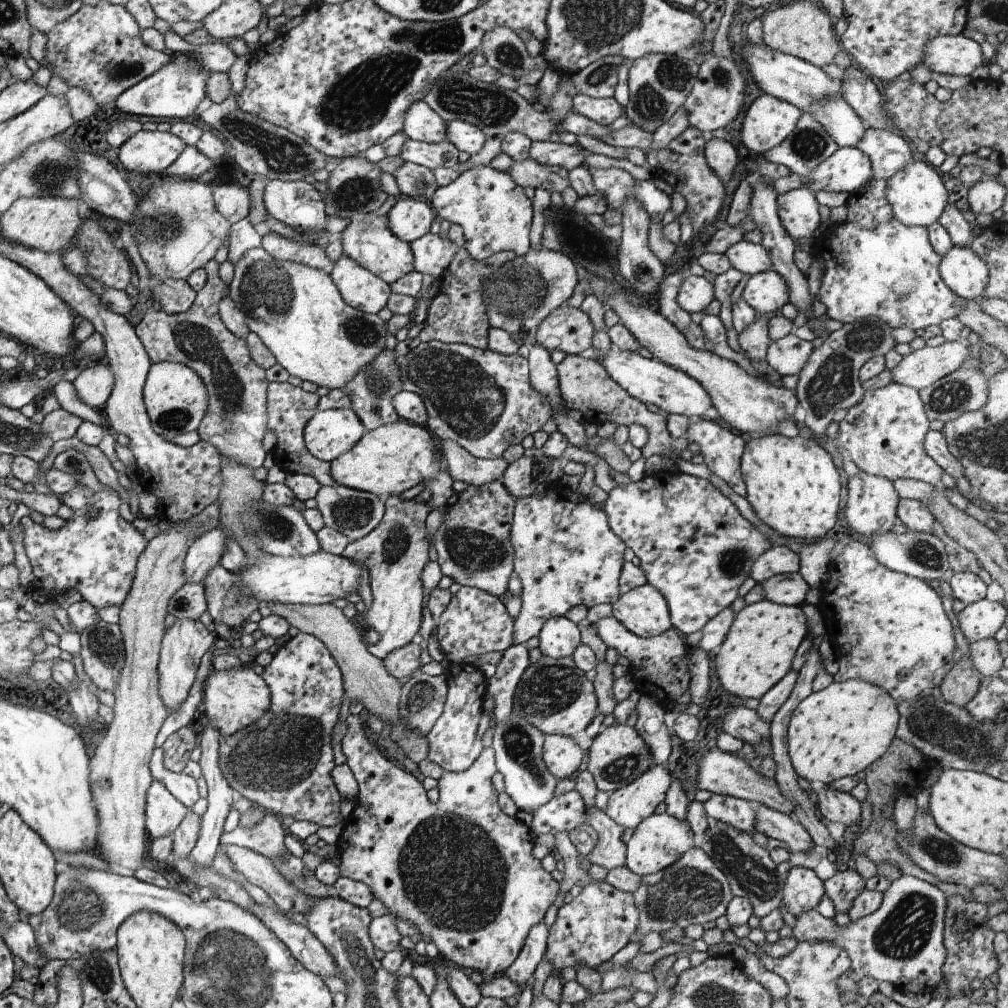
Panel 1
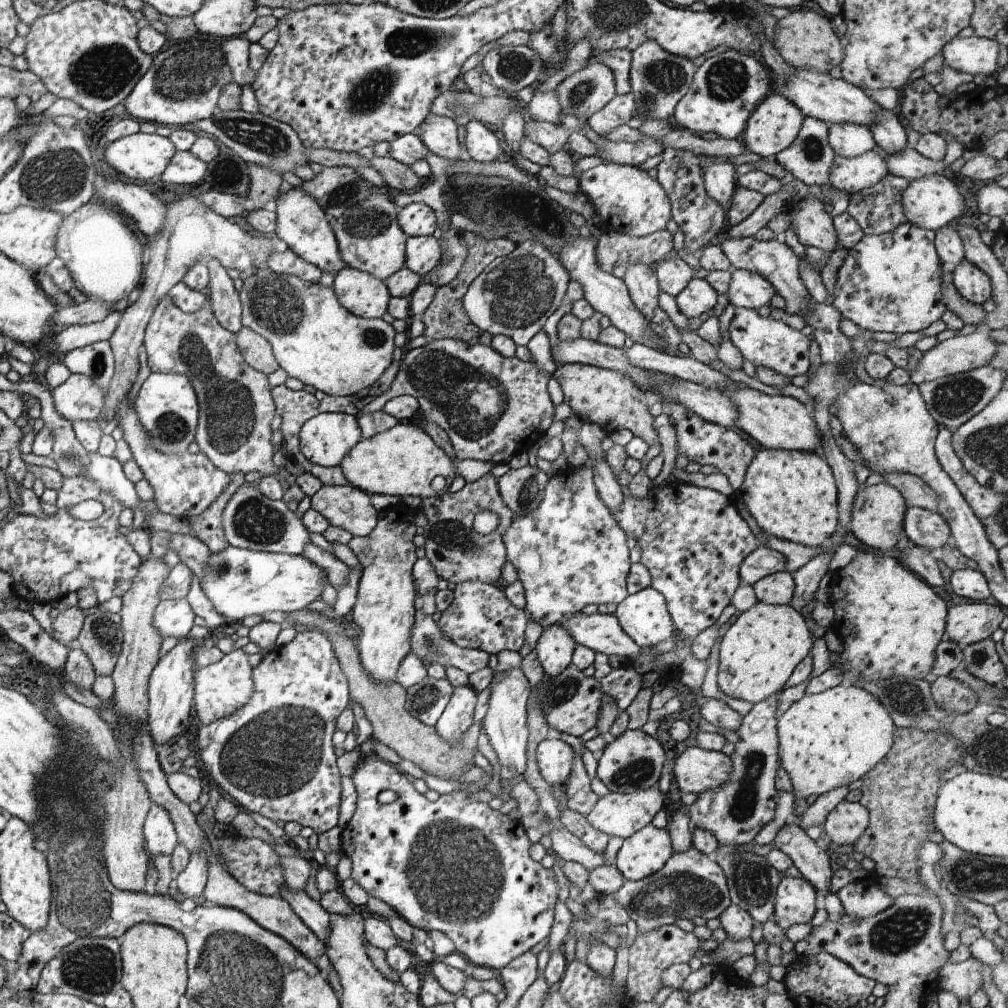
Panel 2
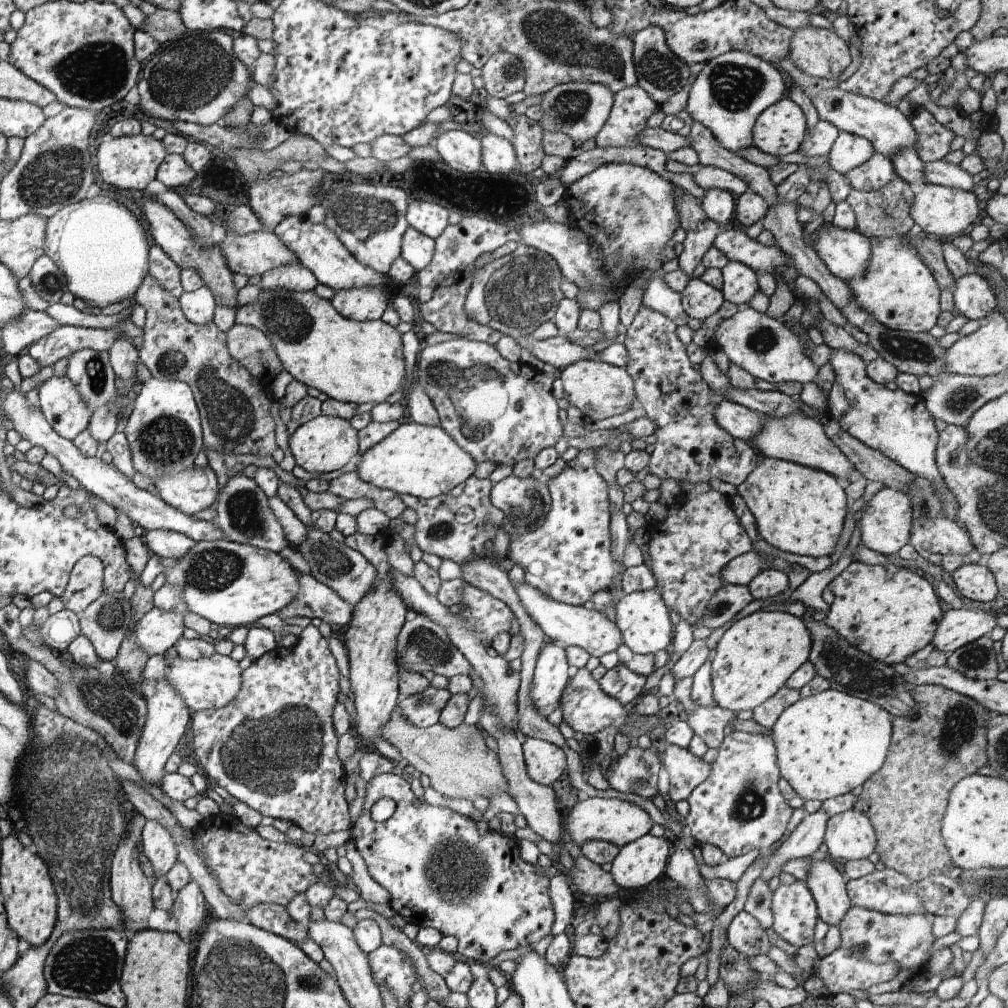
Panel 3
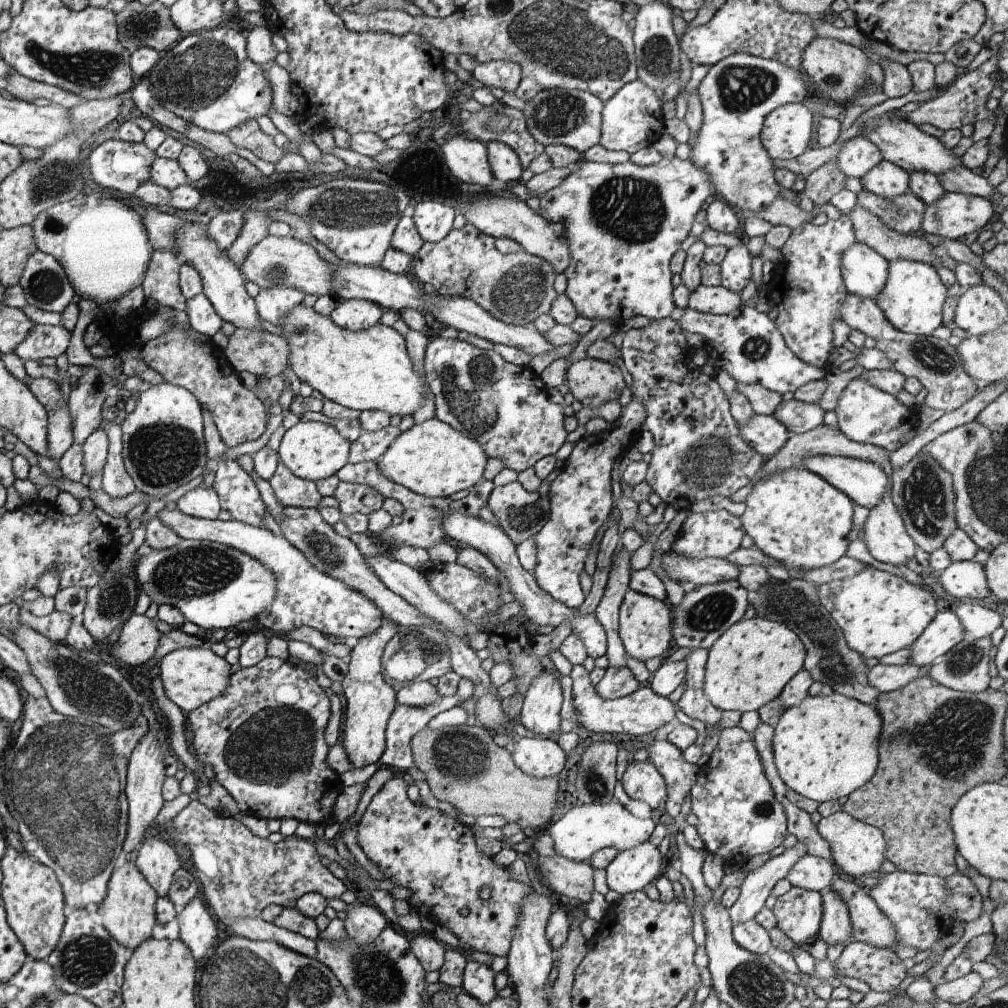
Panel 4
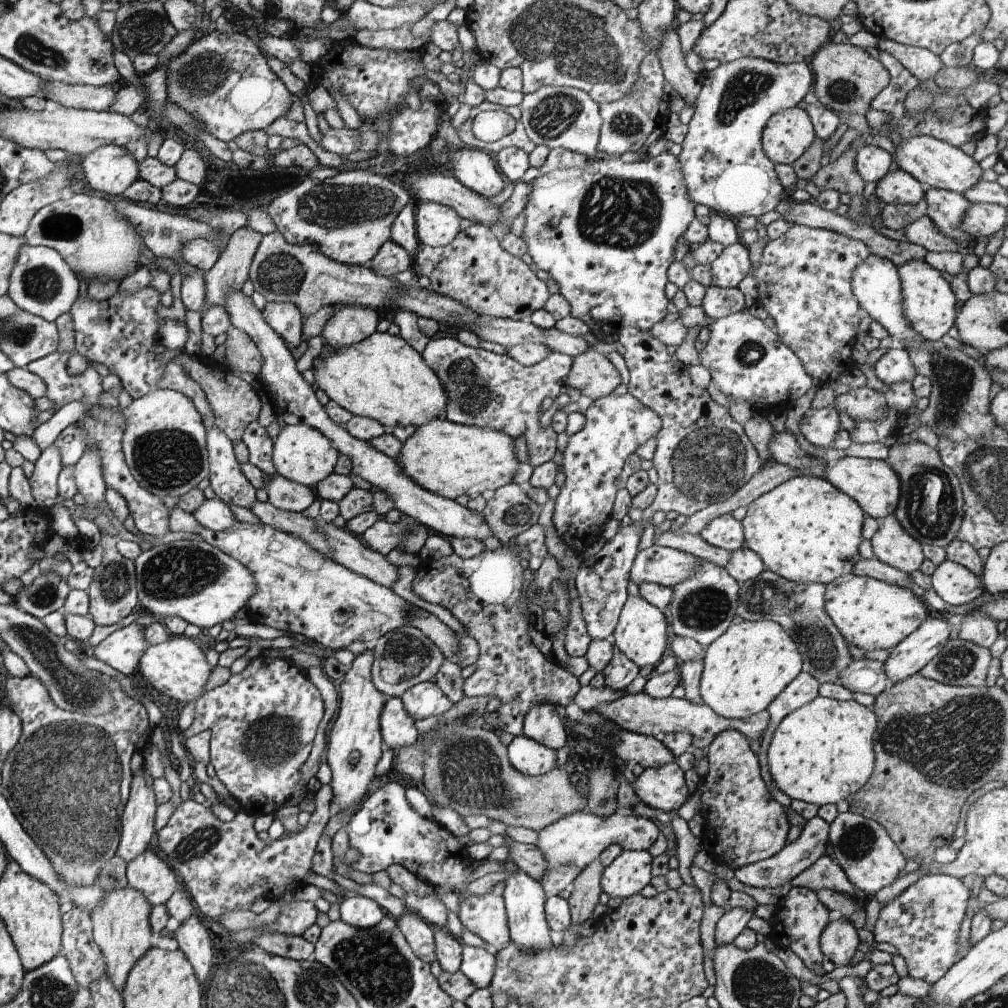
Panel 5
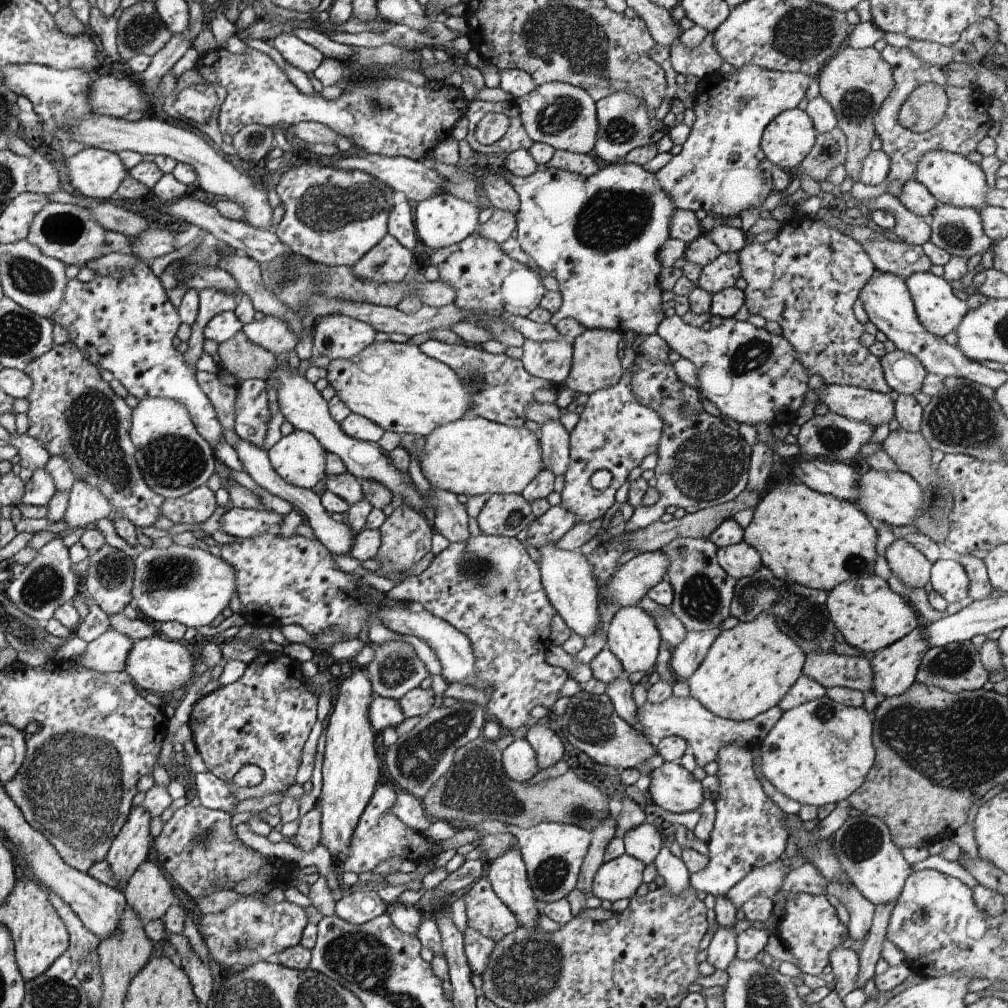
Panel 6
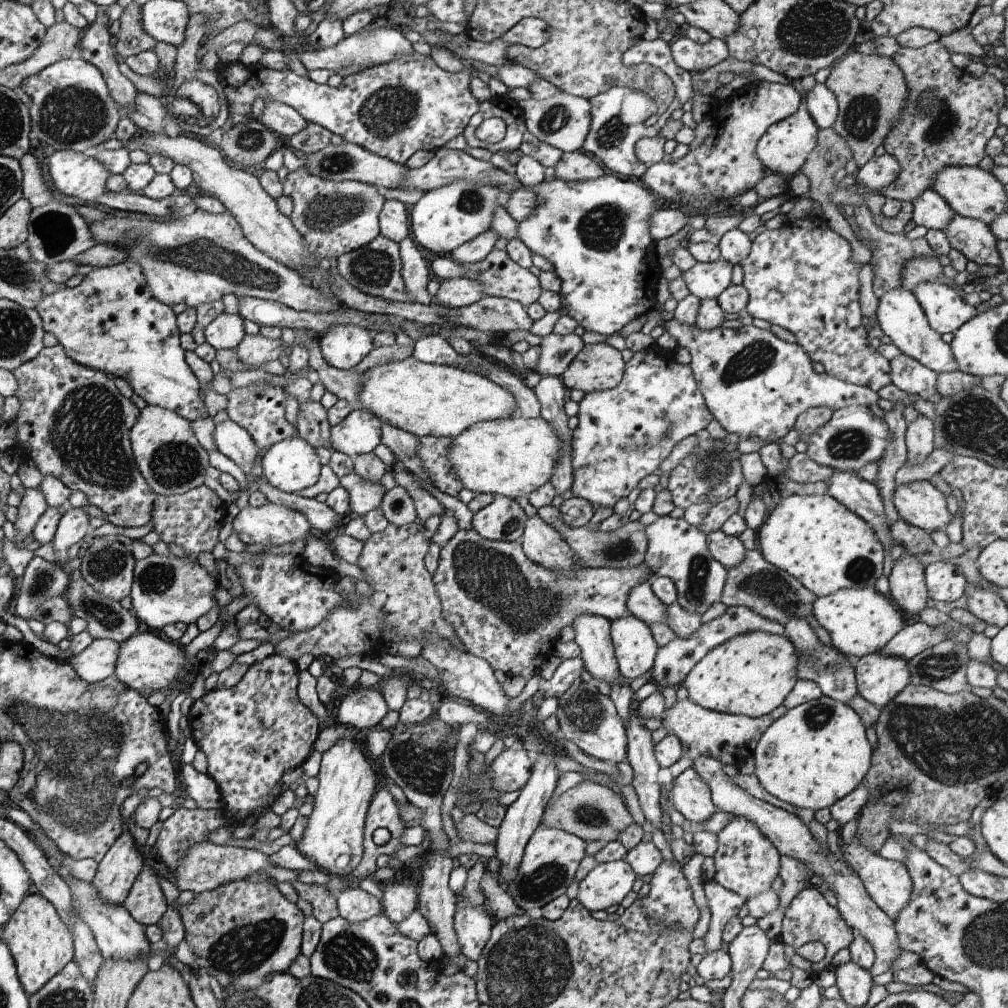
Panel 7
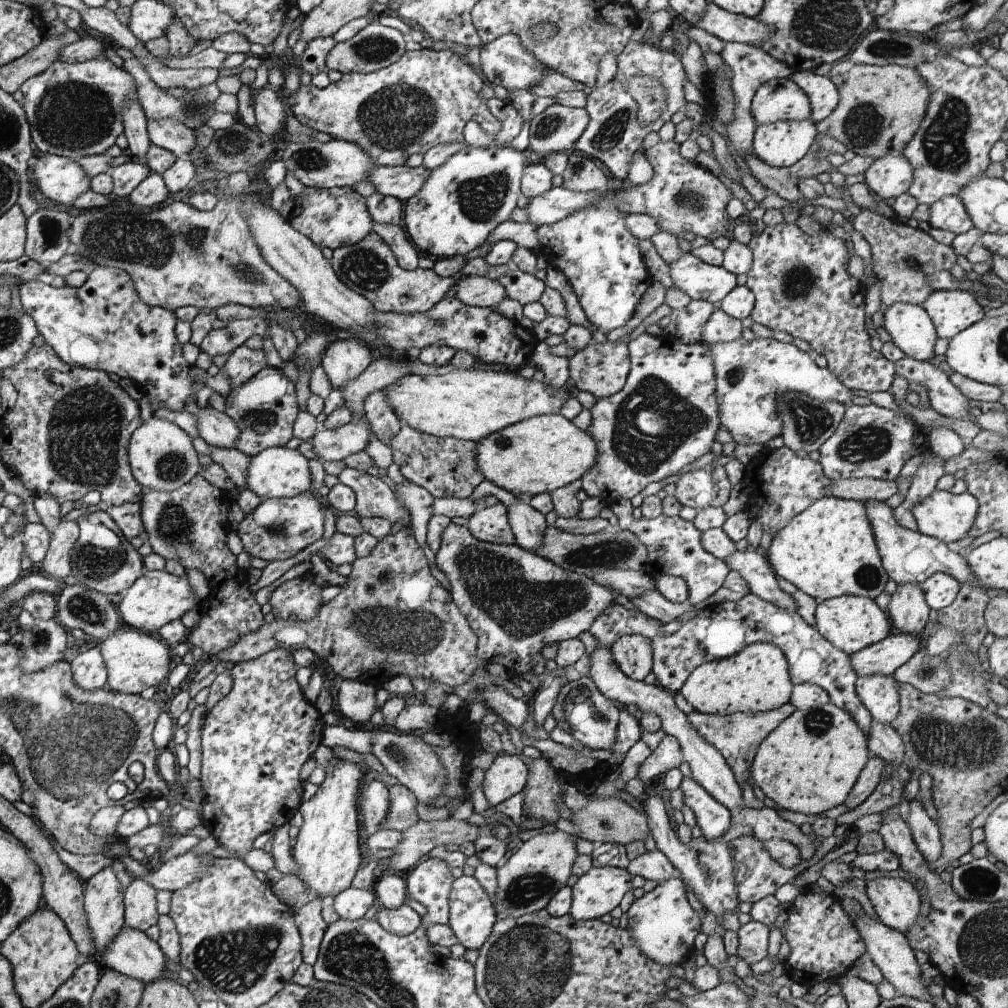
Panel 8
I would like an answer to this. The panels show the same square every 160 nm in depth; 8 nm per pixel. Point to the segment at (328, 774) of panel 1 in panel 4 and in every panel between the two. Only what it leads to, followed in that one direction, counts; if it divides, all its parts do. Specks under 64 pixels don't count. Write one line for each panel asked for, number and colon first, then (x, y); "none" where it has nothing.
2: (274, 756)
3: (273, 748)
4: (264, 736)

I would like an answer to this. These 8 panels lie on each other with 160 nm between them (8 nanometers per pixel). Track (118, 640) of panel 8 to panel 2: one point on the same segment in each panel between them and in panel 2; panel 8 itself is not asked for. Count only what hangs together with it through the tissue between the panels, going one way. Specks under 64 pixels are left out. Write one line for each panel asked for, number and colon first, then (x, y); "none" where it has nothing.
2: (222, 688)
3: (208, 683)
4: (191, 677)
5: (178, 668)
6: (158, 665)
7: (146, 662)

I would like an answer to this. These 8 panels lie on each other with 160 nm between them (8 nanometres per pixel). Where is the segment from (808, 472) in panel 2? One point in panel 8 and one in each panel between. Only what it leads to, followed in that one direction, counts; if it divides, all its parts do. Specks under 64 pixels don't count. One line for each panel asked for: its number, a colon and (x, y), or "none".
3: (798, 509)
4: (798, 518)
5: (805, 529)
6: (813, 539)
7: (816, 539)
8: (829, 549)

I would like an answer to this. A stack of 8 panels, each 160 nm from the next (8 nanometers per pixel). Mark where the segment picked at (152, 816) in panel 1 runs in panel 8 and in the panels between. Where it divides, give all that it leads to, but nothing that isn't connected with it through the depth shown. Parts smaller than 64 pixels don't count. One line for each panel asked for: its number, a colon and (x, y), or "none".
2: (160, 830)
3: (159, 848)
4: (157, 860)
5: (148, 873)
6: (148, 891)
7: (146, 904)
8: (140, 899)

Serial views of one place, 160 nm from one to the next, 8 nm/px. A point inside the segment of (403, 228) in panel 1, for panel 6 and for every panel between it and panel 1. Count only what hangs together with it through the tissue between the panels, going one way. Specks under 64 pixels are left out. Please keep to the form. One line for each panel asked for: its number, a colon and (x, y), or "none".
2: (417, 219)
3: (430, 219)
4: (433, 220)
5: (436, 224)
6: (444, 220)

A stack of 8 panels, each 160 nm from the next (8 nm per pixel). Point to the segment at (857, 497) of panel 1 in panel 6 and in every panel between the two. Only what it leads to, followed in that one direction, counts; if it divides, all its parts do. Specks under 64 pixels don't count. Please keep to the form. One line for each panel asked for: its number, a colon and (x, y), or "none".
2: (878, 512)
3: (885, 526)
4: (885, 535)
5: (891, 544)
6: (912, 567)

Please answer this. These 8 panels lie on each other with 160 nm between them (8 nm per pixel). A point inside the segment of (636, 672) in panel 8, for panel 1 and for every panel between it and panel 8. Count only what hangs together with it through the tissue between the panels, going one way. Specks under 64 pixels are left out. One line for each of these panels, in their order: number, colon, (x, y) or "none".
1: (643, 610)
2: (644, 616)
3: (642, 617)
4: (645, 623)
5: (641, 634)
6: (633, 636)
7: (636, 652)

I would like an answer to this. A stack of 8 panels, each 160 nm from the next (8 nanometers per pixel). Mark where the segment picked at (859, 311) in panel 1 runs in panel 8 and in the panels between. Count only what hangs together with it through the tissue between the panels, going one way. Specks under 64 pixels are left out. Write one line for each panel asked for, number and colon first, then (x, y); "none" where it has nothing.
2: (892, 282)
3: (898, 289)
4: (912, 298)
5: (929, 305)
6: (939, 311)
7: (946, 311)
8: (952, 310)

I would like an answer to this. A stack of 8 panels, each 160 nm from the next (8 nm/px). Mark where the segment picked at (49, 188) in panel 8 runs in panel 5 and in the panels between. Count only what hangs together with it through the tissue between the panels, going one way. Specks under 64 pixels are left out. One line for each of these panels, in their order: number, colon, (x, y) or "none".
5: (111, 169)
6: (94, 173)
7: (78, 174)

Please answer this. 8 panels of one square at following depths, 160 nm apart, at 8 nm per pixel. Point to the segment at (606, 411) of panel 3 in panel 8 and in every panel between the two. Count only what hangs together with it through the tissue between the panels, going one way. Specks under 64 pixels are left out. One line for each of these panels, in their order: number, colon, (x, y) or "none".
4: (593, 382)
5: (593, 374)
6: (595, 365)
7: (598, 367)
8: (601, 368)

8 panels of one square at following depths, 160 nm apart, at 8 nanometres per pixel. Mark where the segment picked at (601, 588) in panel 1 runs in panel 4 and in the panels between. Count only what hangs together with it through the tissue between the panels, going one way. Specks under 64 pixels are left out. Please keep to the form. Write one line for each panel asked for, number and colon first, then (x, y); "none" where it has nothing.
2: (570, 552)
3: (568, 558)
4: (581, 500)

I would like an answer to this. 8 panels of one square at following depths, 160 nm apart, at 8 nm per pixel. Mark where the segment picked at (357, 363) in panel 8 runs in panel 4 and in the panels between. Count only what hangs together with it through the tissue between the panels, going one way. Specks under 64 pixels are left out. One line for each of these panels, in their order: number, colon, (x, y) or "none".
4: (355, 314)
5: (349, 324)
6: (338, 336)
7: (343, 346)

